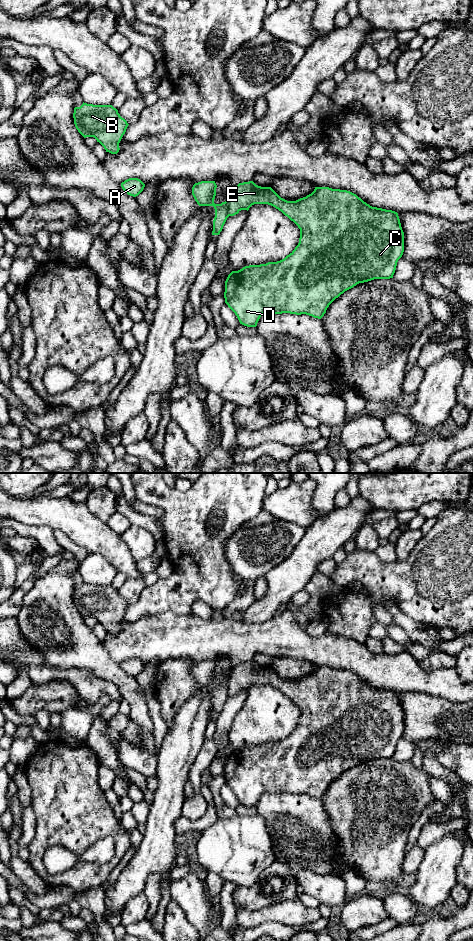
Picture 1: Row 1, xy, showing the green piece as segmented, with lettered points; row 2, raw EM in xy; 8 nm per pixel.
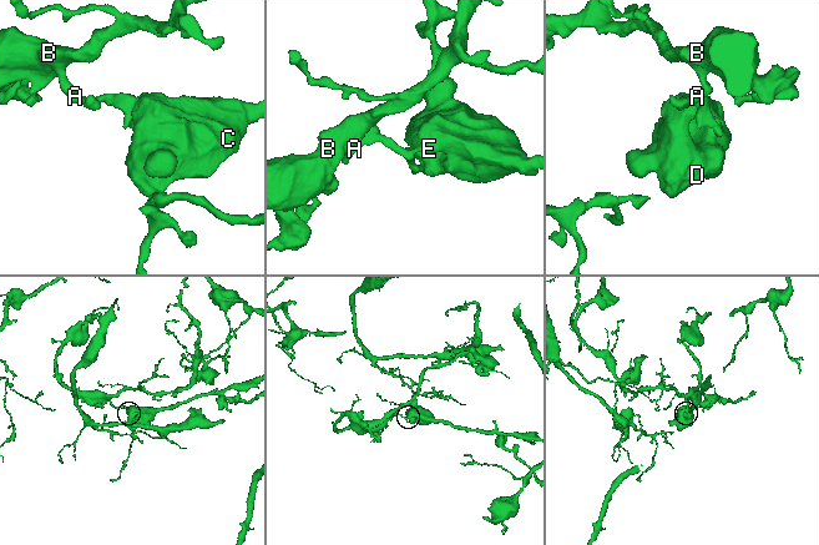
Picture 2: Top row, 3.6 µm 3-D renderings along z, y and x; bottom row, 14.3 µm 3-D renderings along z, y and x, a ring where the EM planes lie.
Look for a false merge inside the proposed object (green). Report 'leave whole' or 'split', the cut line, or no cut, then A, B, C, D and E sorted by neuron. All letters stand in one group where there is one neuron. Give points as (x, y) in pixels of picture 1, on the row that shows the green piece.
split; cut xy (230, 194), (228, 215); groups A B / C D E

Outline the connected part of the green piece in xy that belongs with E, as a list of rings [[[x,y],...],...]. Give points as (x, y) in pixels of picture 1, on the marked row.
[[[253,181],[239,183],[233,187],[228,200],[228,215],[234,216],[241,210],[249,210],[254,204],[268,204],[287,216],[300,229],[299,243],[284,259],[260,265],[245,266],[232,271],[225,281],[225,303],[235,313],[240,324],[256,327],[264,313],[306,314],[321,319],[329,305],[345,291],[359,283],[374,279],[390,279],[397,262],[404,252],[404,232],[398,213],[372,207],[356,194],[329,187],[315,187],[306,197],[296,201],[281,198],[271,187],[261,187]]]

